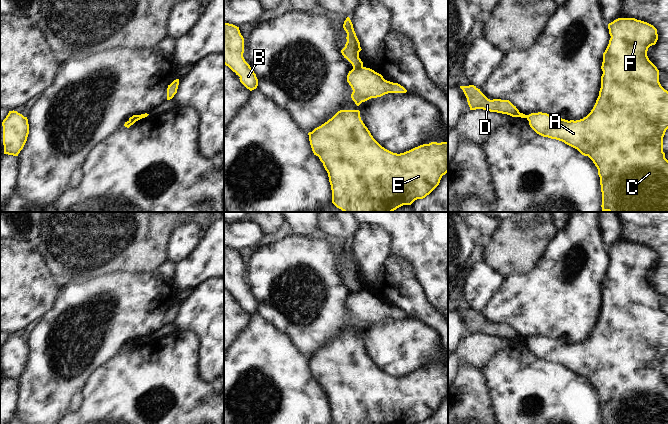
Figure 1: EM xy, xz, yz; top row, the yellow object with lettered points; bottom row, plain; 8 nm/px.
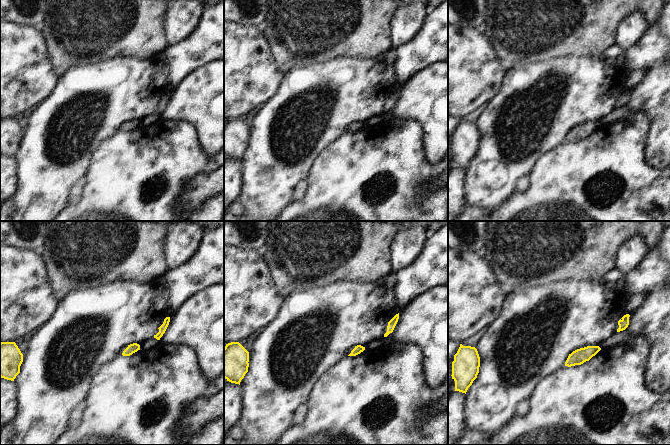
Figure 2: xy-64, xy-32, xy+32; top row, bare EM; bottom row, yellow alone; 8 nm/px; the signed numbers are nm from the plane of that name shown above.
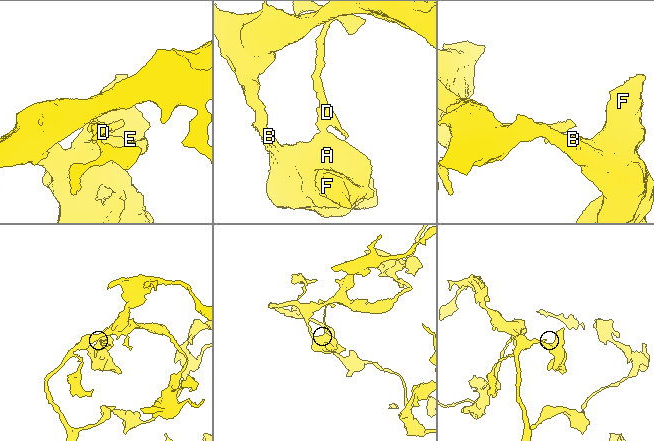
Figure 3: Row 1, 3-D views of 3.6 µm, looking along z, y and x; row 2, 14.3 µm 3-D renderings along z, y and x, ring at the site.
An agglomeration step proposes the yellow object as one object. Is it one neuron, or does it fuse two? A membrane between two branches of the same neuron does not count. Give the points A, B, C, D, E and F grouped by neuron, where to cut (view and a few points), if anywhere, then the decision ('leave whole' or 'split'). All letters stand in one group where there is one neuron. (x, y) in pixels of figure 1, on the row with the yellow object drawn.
A B C E F / D | xz (362, 66), (353, 69) | split

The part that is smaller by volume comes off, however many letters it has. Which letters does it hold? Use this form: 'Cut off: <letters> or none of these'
Cut off: D

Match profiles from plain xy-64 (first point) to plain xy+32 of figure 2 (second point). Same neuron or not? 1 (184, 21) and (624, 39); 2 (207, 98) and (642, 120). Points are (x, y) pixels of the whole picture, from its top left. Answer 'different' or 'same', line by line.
1: same
2: different

